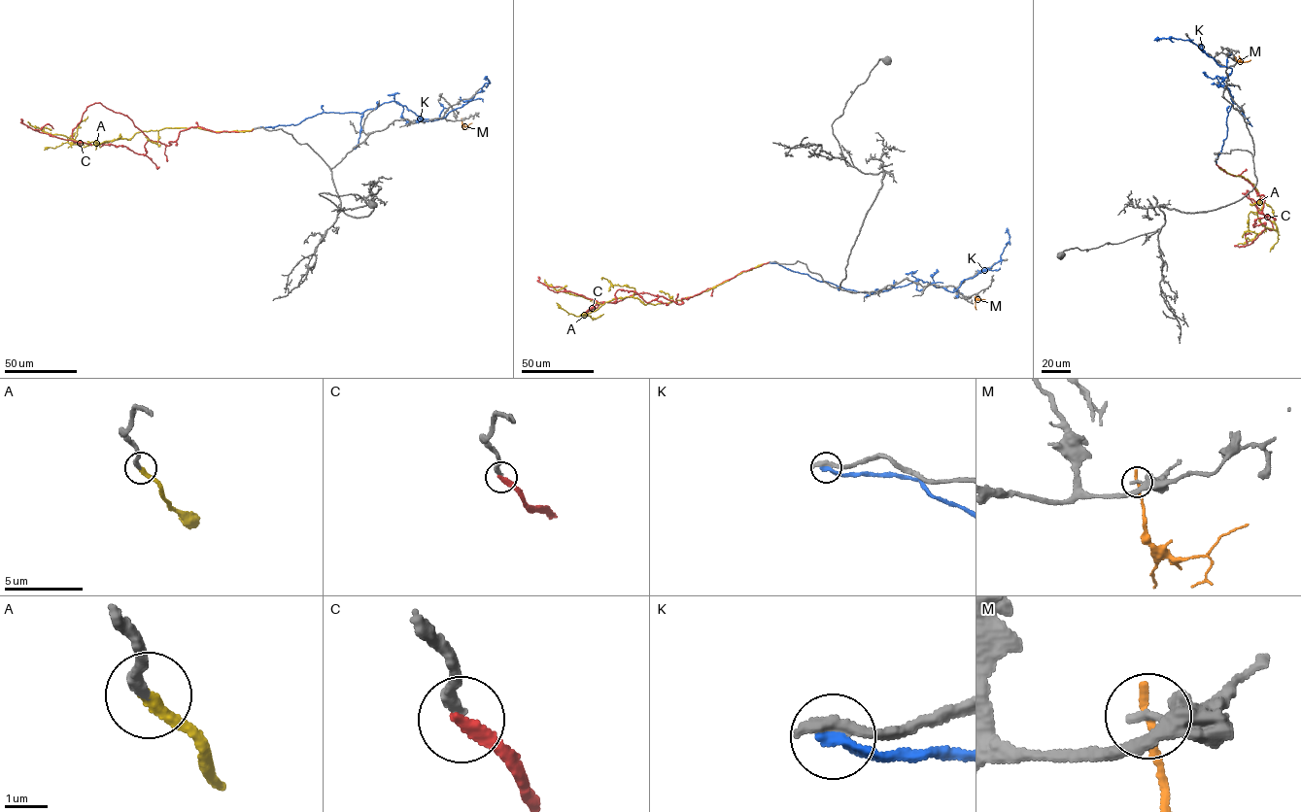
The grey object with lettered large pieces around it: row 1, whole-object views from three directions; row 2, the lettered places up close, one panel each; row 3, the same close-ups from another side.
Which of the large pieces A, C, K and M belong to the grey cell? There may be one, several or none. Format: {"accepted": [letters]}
{"accepted": ["A"]}

